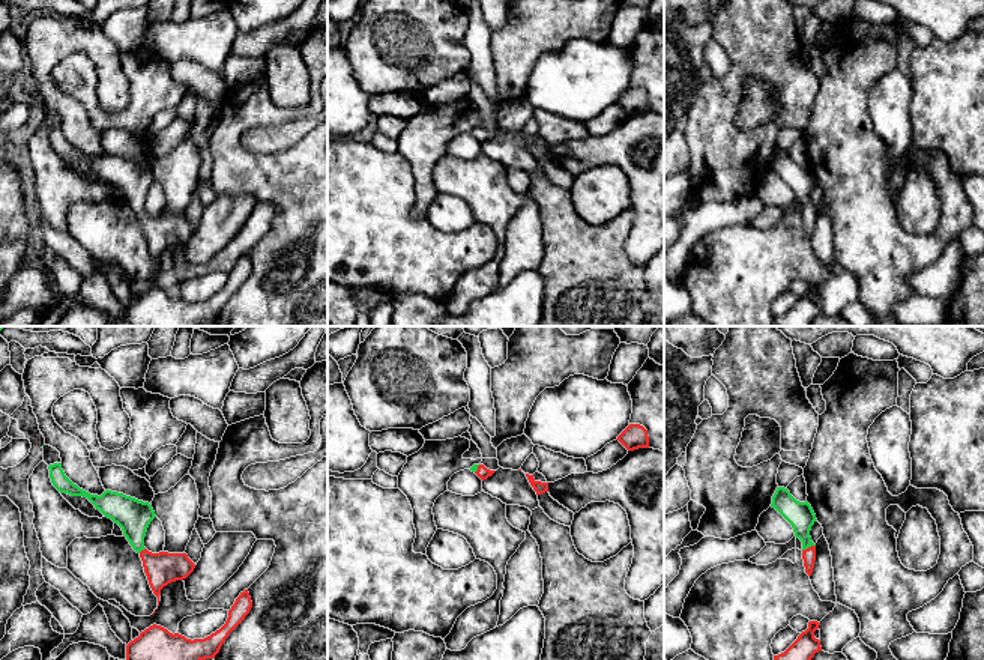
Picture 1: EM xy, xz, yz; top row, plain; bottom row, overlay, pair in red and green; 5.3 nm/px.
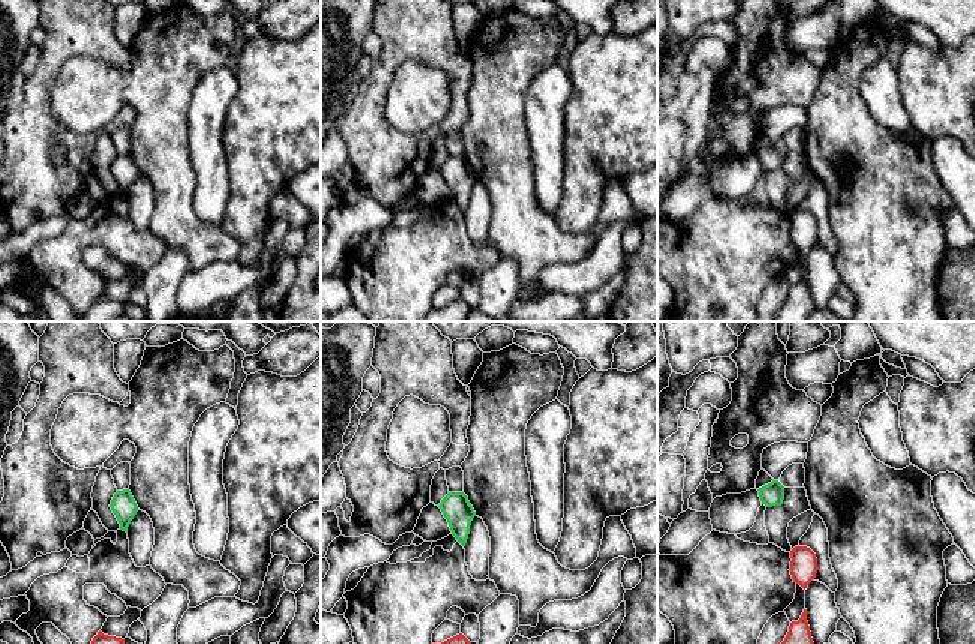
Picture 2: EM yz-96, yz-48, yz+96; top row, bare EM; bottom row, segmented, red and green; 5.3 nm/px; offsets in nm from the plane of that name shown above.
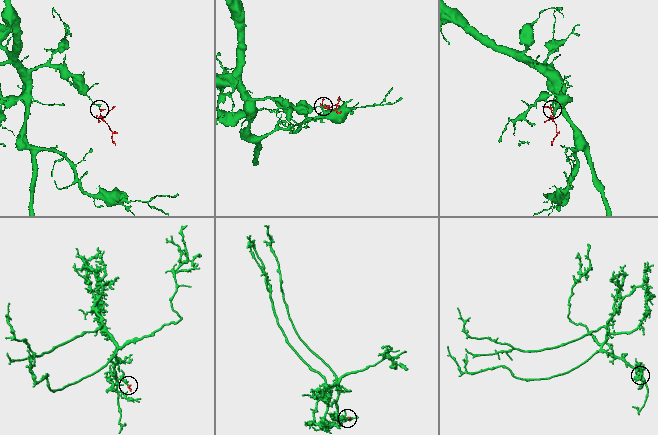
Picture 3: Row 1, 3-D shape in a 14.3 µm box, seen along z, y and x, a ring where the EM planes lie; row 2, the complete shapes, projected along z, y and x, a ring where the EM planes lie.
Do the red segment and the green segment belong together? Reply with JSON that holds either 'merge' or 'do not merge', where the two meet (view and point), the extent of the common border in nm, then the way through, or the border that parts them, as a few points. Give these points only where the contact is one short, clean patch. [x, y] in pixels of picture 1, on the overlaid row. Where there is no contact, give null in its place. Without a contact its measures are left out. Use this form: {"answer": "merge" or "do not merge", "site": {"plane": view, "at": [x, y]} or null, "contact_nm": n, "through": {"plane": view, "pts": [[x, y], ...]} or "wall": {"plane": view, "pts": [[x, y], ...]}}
{"answer": "merge", "site": {"plane": "yz", "at": [808, 547]}, "contact_nm": 80, "through": {"plane": "yz", "pts": [[808, 555], [808, 547], [801, 529], [799, 514]]}}

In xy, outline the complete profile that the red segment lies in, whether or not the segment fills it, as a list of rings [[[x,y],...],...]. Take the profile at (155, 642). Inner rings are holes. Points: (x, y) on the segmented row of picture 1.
[[[248,589],[240,592],[228,610],[225,624],[204,639],[186,639],[161,625],[150,625],[126,645],[126,660],[206,660],[215,658],[228,634],[252,607]]]

